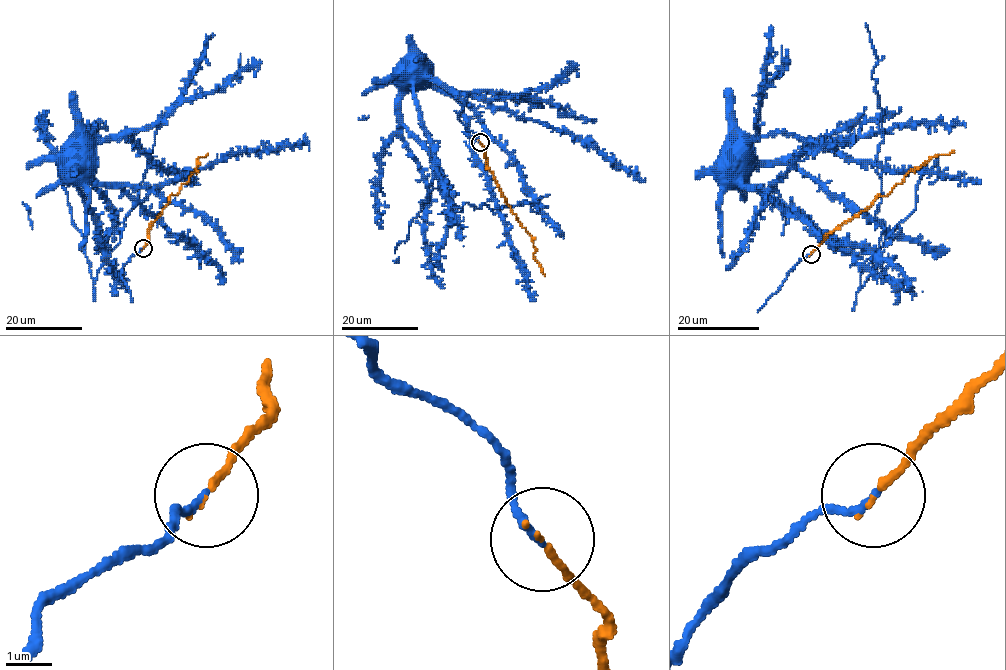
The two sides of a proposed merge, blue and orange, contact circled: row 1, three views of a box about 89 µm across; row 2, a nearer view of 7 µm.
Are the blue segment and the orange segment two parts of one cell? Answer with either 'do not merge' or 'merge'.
merge

